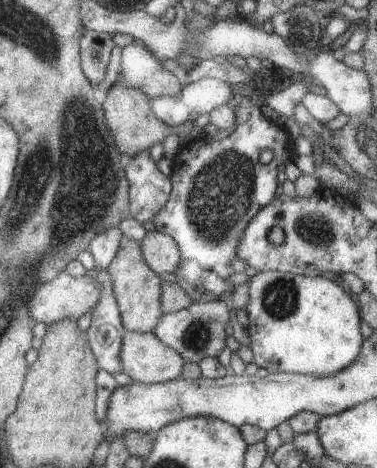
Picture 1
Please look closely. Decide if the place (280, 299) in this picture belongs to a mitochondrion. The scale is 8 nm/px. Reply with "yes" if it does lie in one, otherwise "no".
yes

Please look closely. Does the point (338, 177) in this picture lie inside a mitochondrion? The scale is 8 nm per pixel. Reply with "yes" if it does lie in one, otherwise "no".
no

